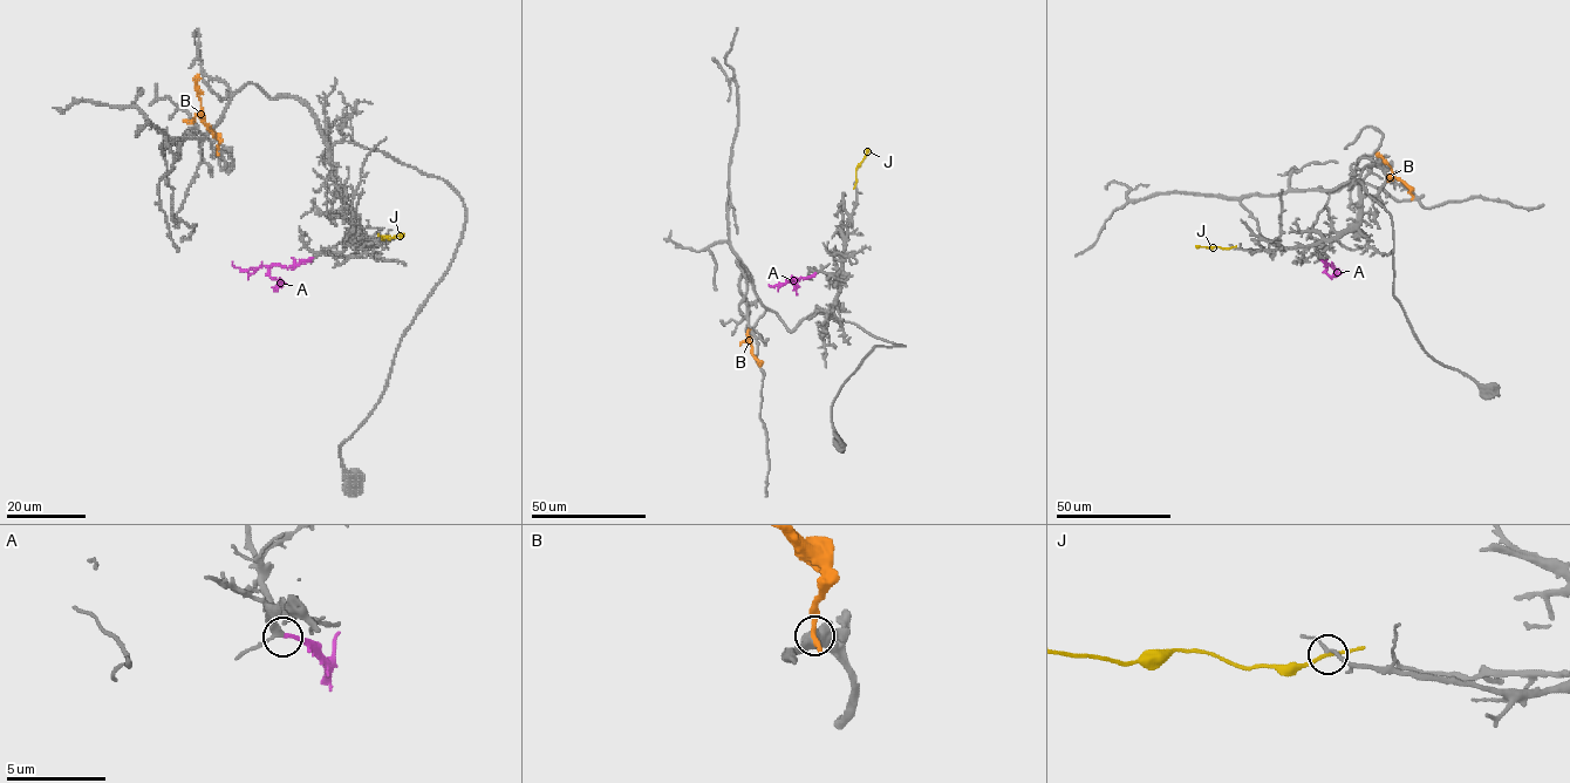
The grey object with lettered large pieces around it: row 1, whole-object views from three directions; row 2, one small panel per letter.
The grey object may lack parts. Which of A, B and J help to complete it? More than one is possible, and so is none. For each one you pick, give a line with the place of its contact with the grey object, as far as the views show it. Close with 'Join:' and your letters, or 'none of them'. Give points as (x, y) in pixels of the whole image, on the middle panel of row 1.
A: (816, 272)
Join: A

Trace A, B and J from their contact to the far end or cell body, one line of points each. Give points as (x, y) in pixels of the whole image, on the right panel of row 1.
A: (1319, 259), (1328, 264), (1325, 271), (1331, 277), (1342, 272)
B: (1412, 198), (1411, 190), (1376, 154)
J: (1233, 247), (1196, 246)

